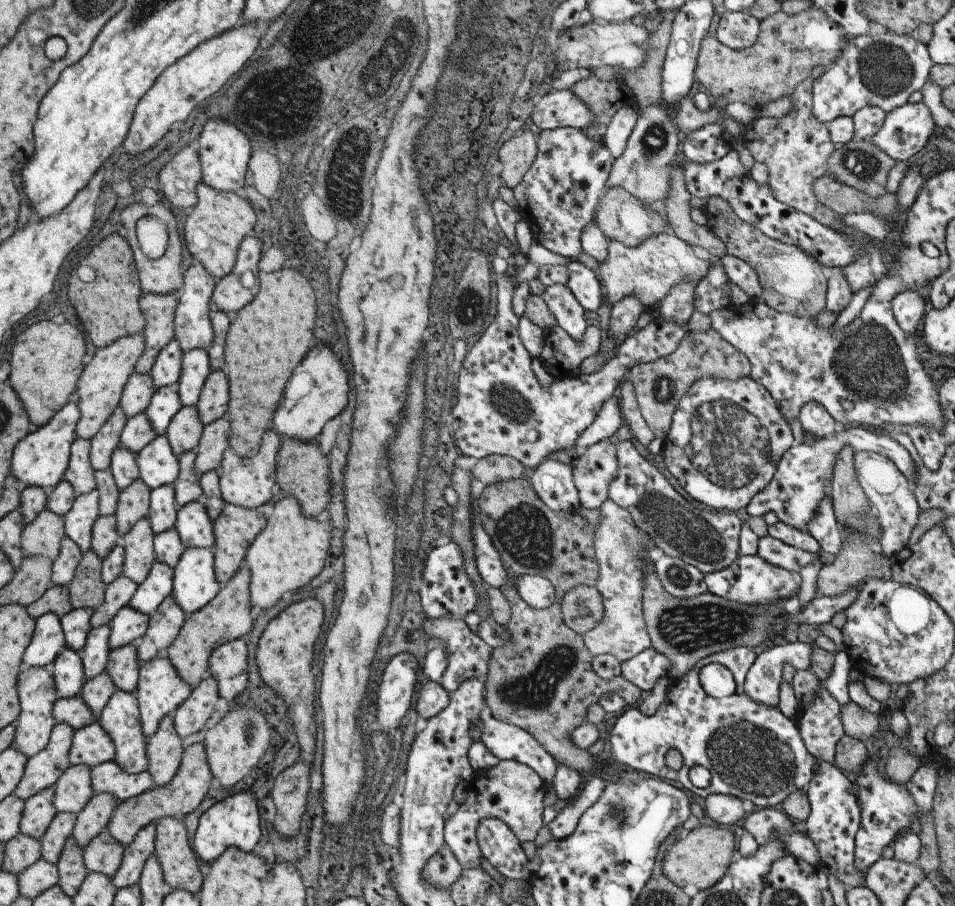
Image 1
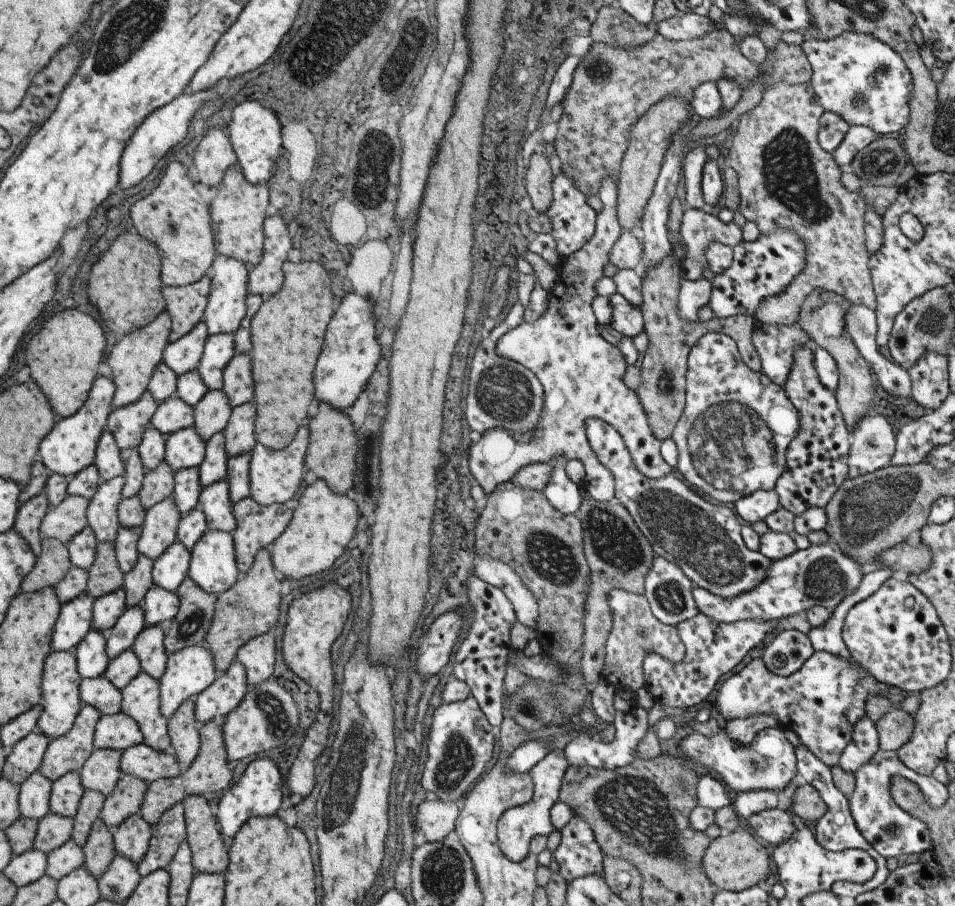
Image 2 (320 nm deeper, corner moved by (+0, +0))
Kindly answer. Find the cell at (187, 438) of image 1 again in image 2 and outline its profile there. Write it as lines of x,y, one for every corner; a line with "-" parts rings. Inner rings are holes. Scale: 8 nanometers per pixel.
209,389
192,409
192,427
206,442
213,434
225,428
232,406
230,398
221,389

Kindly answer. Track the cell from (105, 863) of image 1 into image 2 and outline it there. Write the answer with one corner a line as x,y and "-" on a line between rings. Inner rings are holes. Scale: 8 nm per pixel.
139,812
128,816
113,830
115,855
127,857
137,864
147,850
151,835
152,826
143,820

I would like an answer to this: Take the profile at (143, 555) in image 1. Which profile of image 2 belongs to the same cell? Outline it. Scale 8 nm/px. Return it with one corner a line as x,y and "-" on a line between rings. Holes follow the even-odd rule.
171,496
151,506
144,514
141,532
136,542
139,555
154,561
176,540
176,528
181,514

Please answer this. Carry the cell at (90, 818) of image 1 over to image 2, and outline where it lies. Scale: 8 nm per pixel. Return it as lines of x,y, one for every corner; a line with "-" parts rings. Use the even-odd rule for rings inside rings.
125,773
121,774
111,794
105,797
98,816
109,829
114,830
128,816
139,812
147,787
144,780

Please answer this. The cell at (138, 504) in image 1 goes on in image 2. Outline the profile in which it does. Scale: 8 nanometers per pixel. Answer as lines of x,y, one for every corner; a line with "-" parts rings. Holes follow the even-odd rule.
163,460
153,470
147,470
138,490
141,506
146,511
154,504
171,496
173,490
174,472

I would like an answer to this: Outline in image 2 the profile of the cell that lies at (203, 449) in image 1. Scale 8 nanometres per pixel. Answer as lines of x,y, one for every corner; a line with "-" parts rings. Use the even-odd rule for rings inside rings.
252,401
232,408
229,420
222,430
227,456
237,456
251,450
255,443
255,422
256,406

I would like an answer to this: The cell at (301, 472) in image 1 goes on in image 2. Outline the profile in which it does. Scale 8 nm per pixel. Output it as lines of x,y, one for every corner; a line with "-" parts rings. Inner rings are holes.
319,404
317,416
309,420
308,429
304,465
315,473
317,479
324,480
332,493
345,495
347,490
354,486
356,456
359,455
356,431
351,427
351,422
341,411
337,412
335,408
329,408
329,404

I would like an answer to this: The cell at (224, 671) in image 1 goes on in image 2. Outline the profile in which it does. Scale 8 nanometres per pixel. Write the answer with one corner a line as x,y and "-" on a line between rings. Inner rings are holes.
272,630
248,640
235,653
246,672
246,683
256,685
272,678
273,662
275,662
275,636

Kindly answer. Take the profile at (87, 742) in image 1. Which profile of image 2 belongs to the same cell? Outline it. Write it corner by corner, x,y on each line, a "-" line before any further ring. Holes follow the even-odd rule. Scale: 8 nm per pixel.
127,713
101,715
95,723
92,745
95,749
124,751
130,746
143,743
143,735
135,720

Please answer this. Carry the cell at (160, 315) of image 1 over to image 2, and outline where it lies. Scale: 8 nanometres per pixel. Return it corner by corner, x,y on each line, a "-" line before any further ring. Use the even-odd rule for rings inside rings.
209,274
203,275
197,282
188,285
180,287
162,286
164,310
171,319
169,343
179,340
199,321
203,320
209,291

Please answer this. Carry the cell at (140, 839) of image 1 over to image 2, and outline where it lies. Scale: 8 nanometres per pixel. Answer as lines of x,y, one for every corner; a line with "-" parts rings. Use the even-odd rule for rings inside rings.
183,800
169,807
152,826
152,835
147,850
137,863
137,870
141,877
150,872
165,869
171,862
175,851
185,840
186,828
182,802

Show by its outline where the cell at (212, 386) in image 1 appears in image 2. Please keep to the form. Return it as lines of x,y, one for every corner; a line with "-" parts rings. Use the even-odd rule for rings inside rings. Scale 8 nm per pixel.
235,353
223,369
221,390
230,398
232,408
248,403
254,397
251,366
248,353

